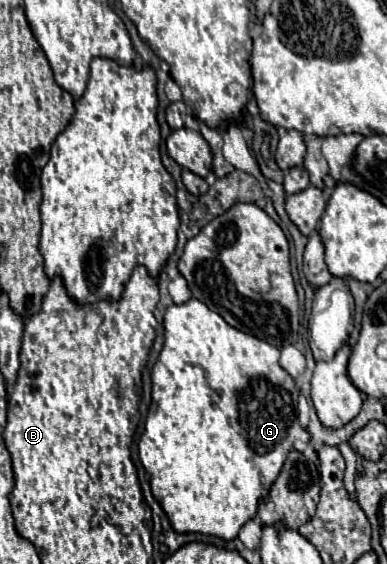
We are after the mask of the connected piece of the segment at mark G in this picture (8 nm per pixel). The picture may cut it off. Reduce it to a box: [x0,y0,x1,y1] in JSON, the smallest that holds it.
[138,299,310,541]

